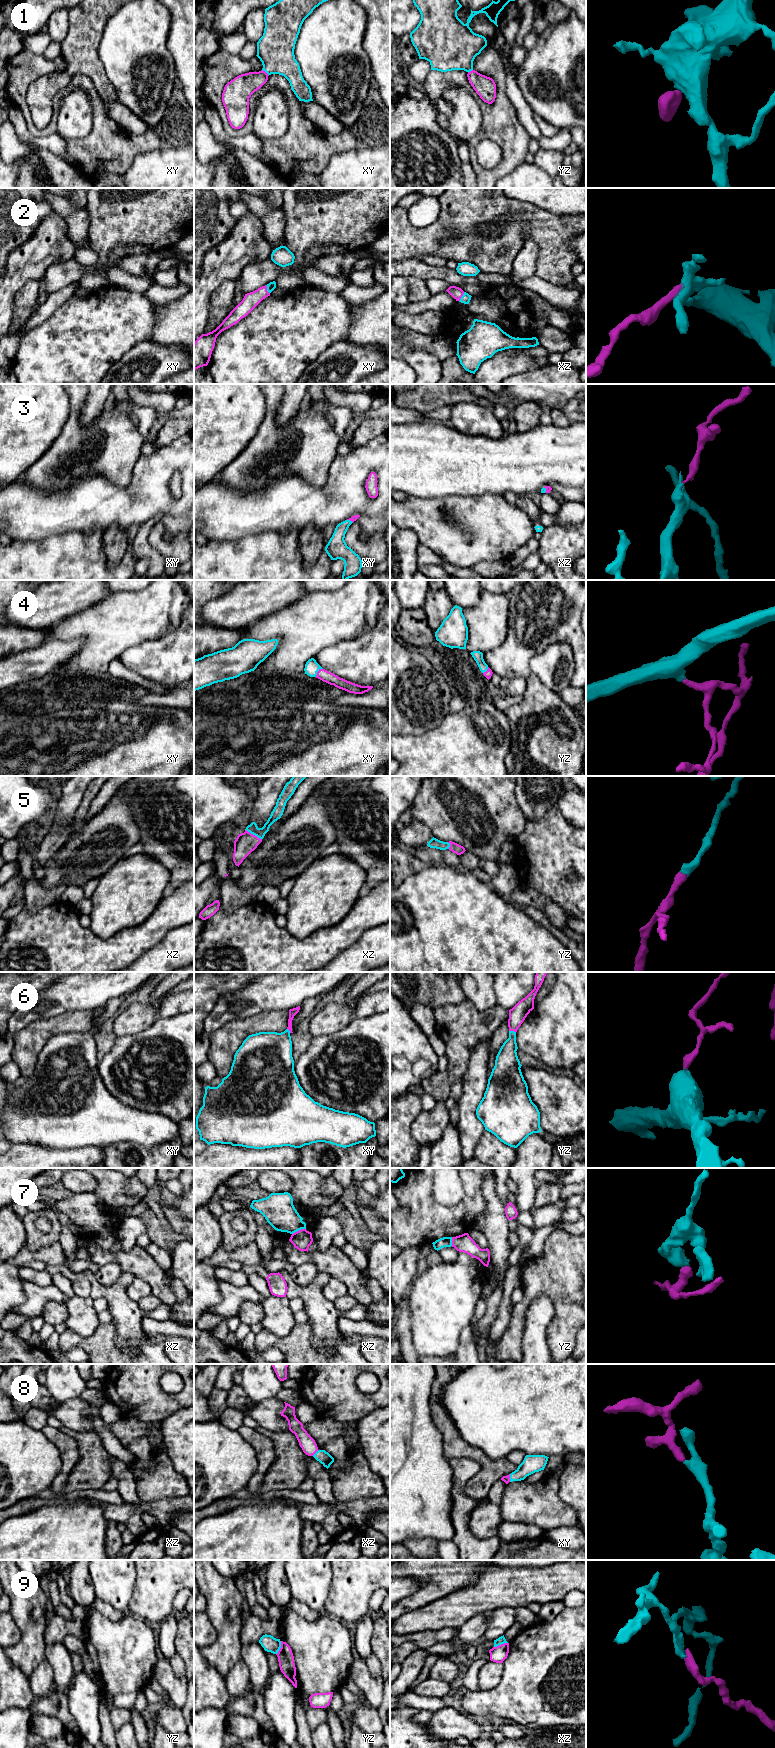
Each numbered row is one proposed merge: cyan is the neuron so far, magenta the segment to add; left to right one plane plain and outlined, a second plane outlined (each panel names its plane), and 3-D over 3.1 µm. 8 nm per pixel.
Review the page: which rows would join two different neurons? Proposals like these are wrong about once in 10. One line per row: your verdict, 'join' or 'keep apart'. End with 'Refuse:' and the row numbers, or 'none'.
1: join
2: join
3: join
4: join
5: join
6: join
7: keep apart
8: join
9: keep apart
Refuse: 7, 9

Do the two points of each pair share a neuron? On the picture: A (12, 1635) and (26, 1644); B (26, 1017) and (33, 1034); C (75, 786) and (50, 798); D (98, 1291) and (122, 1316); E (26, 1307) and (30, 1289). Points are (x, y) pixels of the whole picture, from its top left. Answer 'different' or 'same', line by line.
A: different
B: different
C: different
D: same
E: same

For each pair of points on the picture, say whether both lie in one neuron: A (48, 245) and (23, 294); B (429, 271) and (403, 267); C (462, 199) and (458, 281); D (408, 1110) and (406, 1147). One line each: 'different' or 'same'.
A: different
B: same
C: different
D: same

